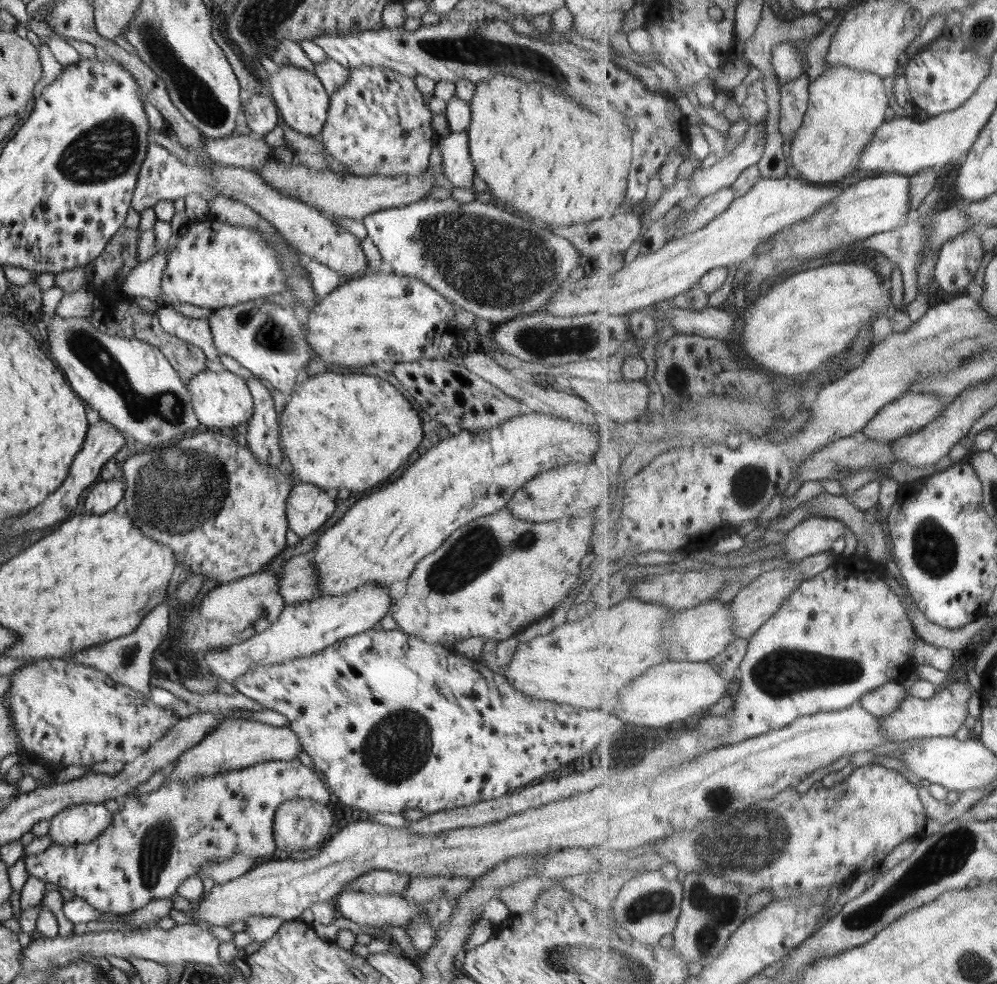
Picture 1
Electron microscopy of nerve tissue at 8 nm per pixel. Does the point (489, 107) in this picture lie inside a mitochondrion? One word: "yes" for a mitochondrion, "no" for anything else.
no

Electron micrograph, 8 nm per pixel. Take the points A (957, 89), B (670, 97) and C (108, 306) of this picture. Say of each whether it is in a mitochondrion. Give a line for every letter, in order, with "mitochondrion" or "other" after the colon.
A: other
B: other
C: other

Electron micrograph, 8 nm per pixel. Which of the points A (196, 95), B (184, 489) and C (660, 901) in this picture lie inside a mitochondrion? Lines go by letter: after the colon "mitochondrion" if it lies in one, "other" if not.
A: mitochondrion
B: mitochondrion
C: mitochondrion

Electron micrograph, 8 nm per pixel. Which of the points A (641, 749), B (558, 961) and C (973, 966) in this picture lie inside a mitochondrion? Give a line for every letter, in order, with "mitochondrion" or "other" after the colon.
A: mitochondrion
B: mitochondrion
C: mitochondrion

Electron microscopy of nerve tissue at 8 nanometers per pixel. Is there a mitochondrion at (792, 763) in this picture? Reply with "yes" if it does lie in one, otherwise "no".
no

